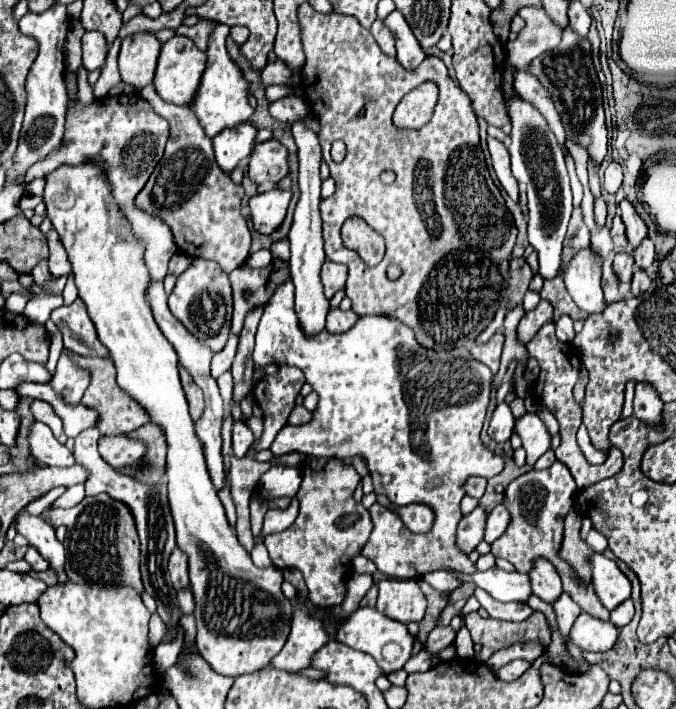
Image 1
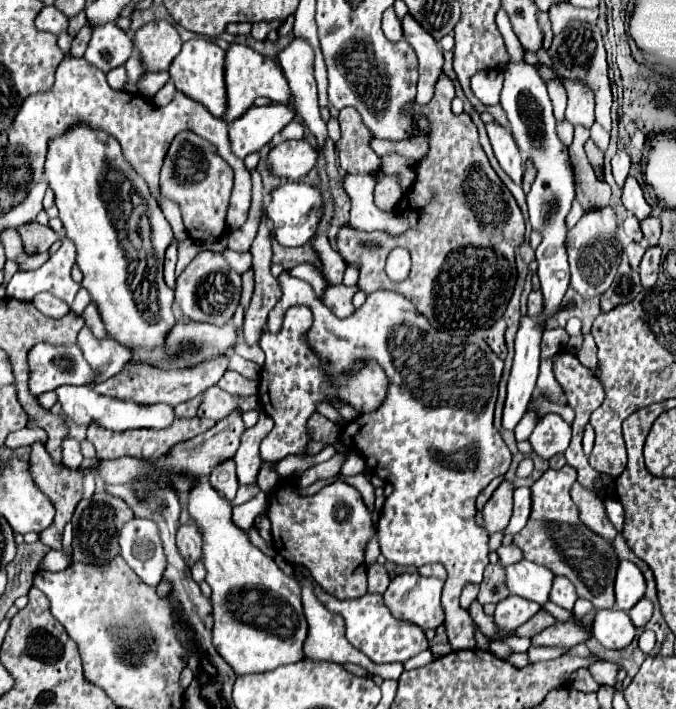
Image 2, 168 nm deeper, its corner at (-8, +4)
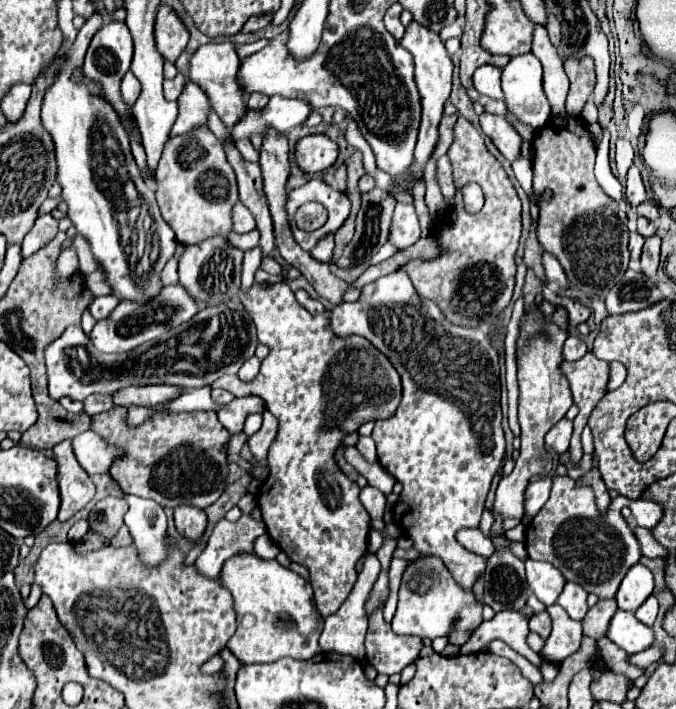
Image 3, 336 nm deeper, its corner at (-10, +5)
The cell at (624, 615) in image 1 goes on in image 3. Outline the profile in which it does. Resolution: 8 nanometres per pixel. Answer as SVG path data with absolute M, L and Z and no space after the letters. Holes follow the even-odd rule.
M650 595L650 597L640 605L640 609L636 611L636 617L638 617L638 621L642 621L642 623L646 623L646 625L654 625L656 615L658 615L658 601L656 601L654 595Z

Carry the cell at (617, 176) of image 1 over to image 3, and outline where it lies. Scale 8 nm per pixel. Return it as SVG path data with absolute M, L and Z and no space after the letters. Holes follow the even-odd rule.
M618 139L616 141L616 163L618 163L618 173L620 177L626 177L626 171L632 165L632 157L634 157L634 149L630 145L630 141L626 139Z

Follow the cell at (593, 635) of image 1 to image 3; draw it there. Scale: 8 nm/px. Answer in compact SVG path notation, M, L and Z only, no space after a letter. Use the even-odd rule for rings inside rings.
M618 611L608 627L608 639L630 655L646 651L654 643L654 629L640 623L634 613Z

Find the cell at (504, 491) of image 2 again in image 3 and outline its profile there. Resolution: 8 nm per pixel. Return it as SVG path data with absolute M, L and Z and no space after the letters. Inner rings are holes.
M532 307L520 325L520 335L516 341L516 363L518 363L518 383L520 383L520 407L518 421L522 427L522 445L520 457L516 459L516 467L510 475L502 477L496 489L494 509L498 509L504 517L522 519L524 515L524 491L530 483L530 477L536 473L552 471L552 457L544 449L544 435L556 425L572 405L572 393L568 387L568 379L562 377L560 365L564 361L562 347L568 333L554 325L550 319L542 315L540 309Z

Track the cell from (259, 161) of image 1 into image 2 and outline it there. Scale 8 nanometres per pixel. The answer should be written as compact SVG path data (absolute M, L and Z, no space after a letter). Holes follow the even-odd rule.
M286 140L272 146L268 154L268 170L278 178L300 180L316 164L316 148L308 140Z

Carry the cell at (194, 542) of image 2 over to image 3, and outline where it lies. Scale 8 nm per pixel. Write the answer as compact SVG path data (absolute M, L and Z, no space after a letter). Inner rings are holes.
M186 505L176 507L174 521L178 533L190 541L198 541L206 529L206 513L196 507L186 507Z

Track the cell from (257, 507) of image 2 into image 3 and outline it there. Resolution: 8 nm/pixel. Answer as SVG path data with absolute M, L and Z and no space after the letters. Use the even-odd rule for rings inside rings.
M266 533L256 539L254 555L258 555L260 559L274 559L278 553L280 553L280 547L276 547L276 543L272 543L272 539Z

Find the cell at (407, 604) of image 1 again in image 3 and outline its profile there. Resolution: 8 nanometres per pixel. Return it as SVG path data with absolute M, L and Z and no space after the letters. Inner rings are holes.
M418 555L406 567L400 591L398 609L392 619L392 629L398 635L418 635L418 637L448 637L448 643L462 647L472 631L482 623L482 603L474 599L472 591L462 591L440 557Z

